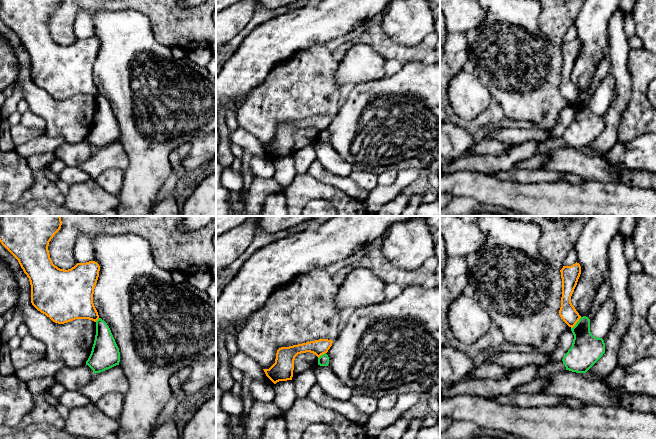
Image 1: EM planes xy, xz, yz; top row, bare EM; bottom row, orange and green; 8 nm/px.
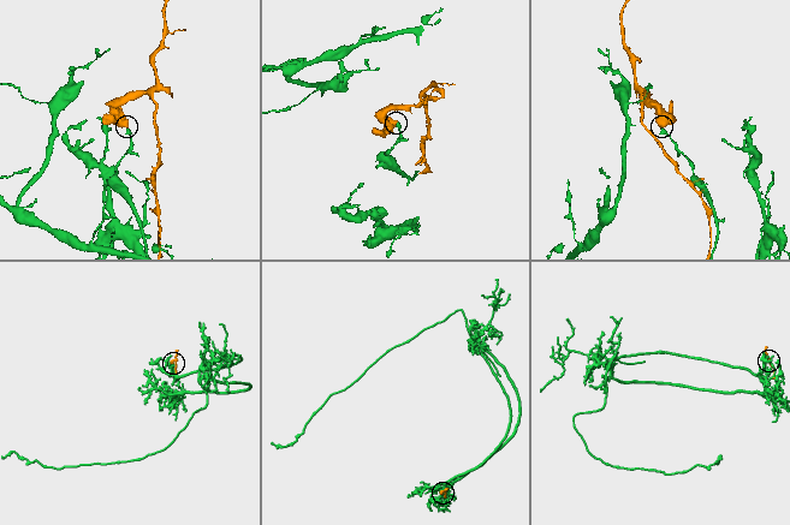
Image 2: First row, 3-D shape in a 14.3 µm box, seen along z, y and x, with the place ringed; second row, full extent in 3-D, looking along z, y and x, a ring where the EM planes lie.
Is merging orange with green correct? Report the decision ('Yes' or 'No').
No

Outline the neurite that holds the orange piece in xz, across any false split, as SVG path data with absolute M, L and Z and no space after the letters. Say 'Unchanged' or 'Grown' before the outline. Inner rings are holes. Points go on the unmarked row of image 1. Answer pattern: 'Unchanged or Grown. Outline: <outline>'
Unchanged. Outline: M319 115L289 123L281 123L277 126L275 139L269 145L263 146L274 160L279 157L292 156L294 136L298 130L310 128L319 134L328 128L332 119L332 116Z

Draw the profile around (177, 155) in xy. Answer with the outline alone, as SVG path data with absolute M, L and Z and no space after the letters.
M187 142L171 152L169 160L171 162L174 174L179 174L180 176L182 176L185 173L181 165L181 162L183 158L188 155L191 148L192 148L192 142Z

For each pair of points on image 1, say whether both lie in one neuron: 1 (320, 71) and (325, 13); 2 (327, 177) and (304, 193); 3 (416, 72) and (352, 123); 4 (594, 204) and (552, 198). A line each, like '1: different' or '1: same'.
1: different
2: different
3: same
4: same

